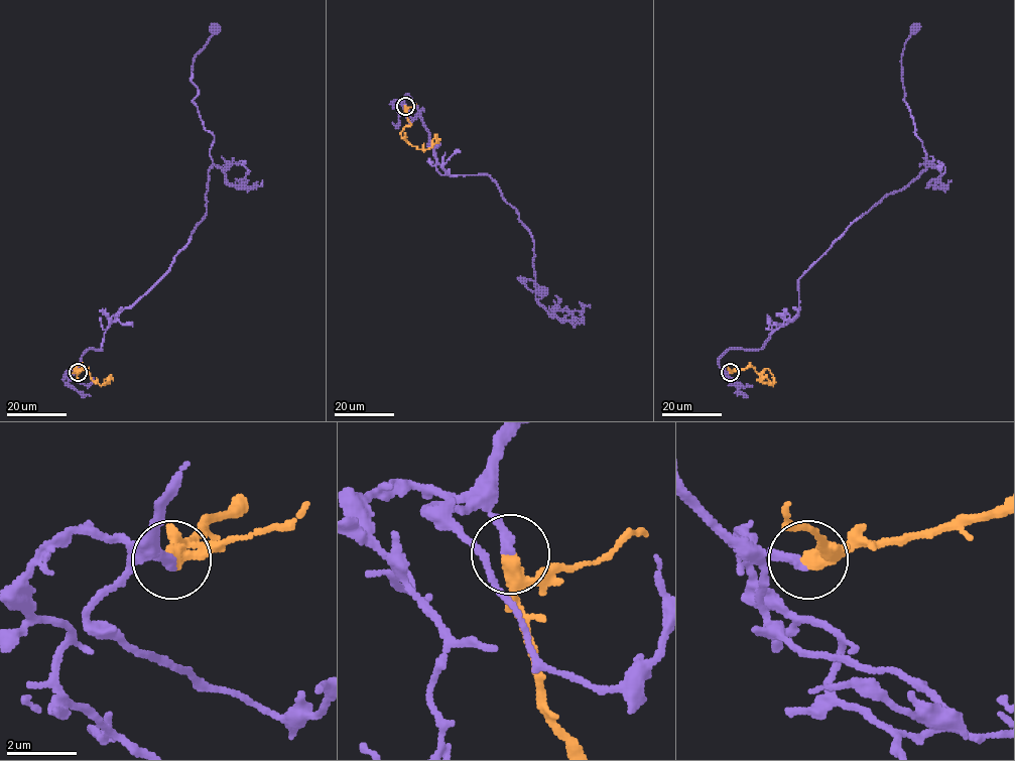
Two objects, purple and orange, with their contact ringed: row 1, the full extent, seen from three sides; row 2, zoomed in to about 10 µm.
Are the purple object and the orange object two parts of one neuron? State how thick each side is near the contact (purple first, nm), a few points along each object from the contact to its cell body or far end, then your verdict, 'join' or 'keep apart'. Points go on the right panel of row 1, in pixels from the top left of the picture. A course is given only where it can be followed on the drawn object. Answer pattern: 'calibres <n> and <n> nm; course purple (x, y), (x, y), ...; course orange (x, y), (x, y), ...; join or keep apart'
calibres 280 and 360 nm; course purple (730, 372), (718, 361), (725, 352), (761, 349), (796, 313), (798, 279), (928, 165), (901, 81), (914, 30); course orange (730, 372), (749, 365), (760, 373), (769, 370), (773, 384), (761, 381), (763, 376), (767, 377); join

